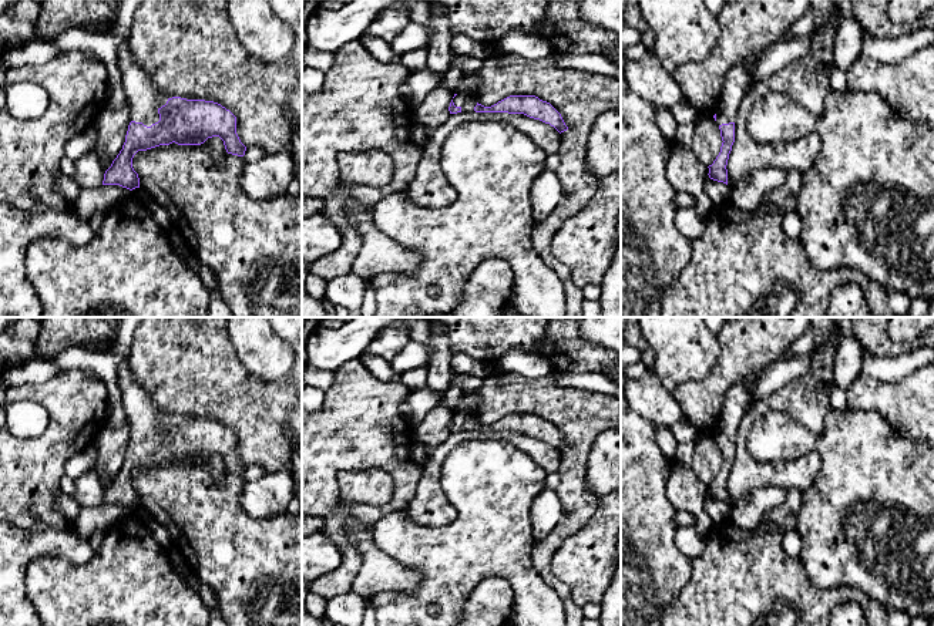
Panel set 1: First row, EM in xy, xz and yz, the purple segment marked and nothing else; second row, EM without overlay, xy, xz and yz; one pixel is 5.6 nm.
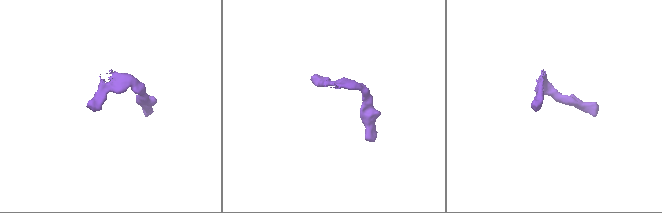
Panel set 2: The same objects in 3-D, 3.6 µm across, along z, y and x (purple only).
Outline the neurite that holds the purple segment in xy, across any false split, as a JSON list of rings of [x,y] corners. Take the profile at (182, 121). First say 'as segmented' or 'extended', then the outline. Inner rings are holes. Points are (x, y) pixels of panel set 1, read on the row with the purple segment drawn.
extended; [[[128,41],[118,50],[122,87],[128,98],[131,122],[122,149],[104,174],[103,185],[140,188],[132,158],[138,151],[159,145],[201,145],[219,137],[228,154],[243,156],[246,147],[236,134],[236,117],[214,101],[164,95],[157,84],[130,55]]]

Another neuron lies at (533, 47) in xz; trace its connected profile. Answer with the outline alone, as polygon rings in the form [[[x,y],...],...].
[[[510,31],[490,47],[495,53],[514,53],[530,61],[537,61],[552,54],[551,46],[540,34]]]

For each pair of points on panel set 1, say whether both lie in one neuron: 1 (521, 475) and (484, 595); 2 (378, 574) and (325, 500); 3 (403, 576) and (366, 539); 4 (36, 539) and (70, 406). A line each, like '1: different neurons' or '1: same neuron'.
1: different neurons
2: different neurons
3: same neuron
4: different neurons

